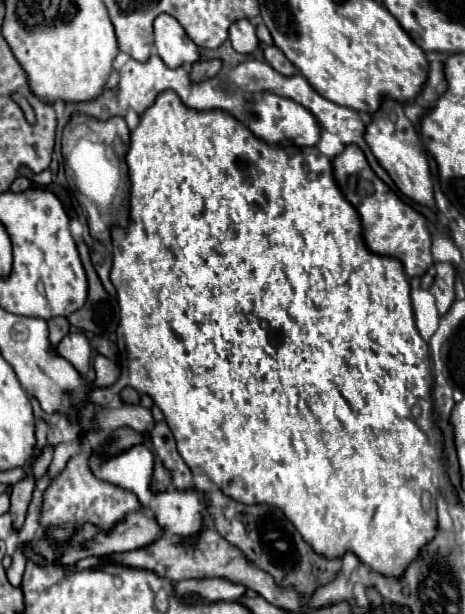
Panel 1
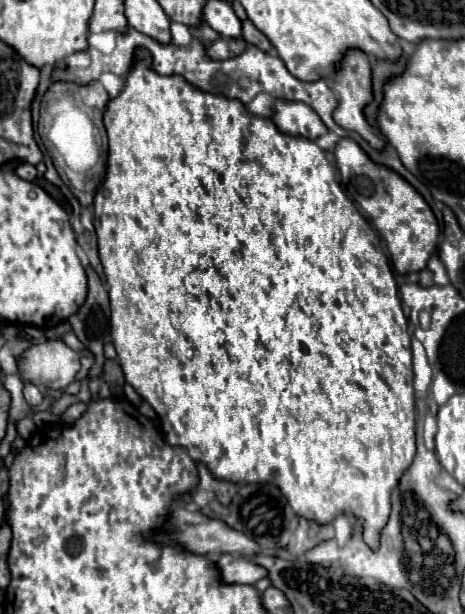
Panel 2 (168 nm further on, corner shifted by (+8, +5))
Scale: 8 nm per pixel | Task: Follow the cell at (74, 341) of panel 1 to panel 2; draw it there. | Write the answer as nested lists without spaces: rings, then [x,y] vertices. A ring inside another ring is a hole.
[[[61,339],[55,341],[43,341],[37,345],[31,345],[29,349],[23,351],[21,357],[17,357],[17,371],[23,383],[33,383],[37,387],[47,387],[47,389],[59,389],[63,391],[77,375],[79,371],[79,353],[69,349]]]

